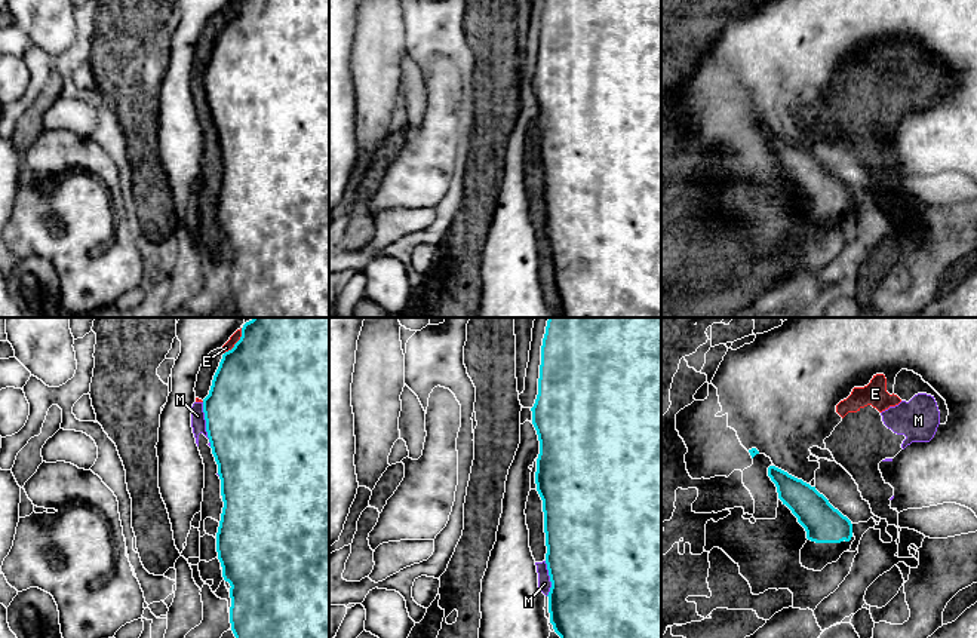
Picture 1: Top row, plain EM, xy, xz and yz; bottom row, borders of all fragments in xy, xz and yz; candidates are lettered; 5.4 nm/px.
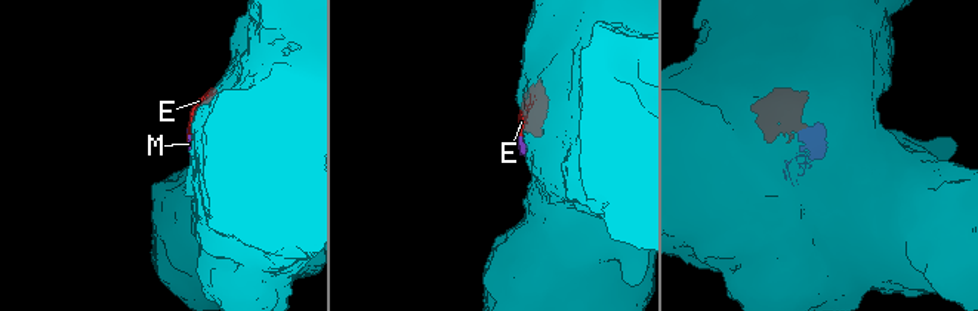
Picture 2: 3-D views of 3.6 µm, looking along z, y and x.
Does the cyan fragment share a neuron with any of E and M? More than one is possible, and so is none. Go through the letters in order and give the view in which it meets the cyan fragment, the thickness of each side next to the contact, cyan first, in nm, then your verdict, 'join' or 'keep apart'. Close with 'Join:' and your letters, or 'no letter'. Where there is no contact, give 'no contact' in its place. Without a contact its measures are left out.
E: contact in xy; calibres 500 and 50 nm; keep apart
M: contact in xy; calibres 500 and 80 nm; keep apart
Join: no letter

